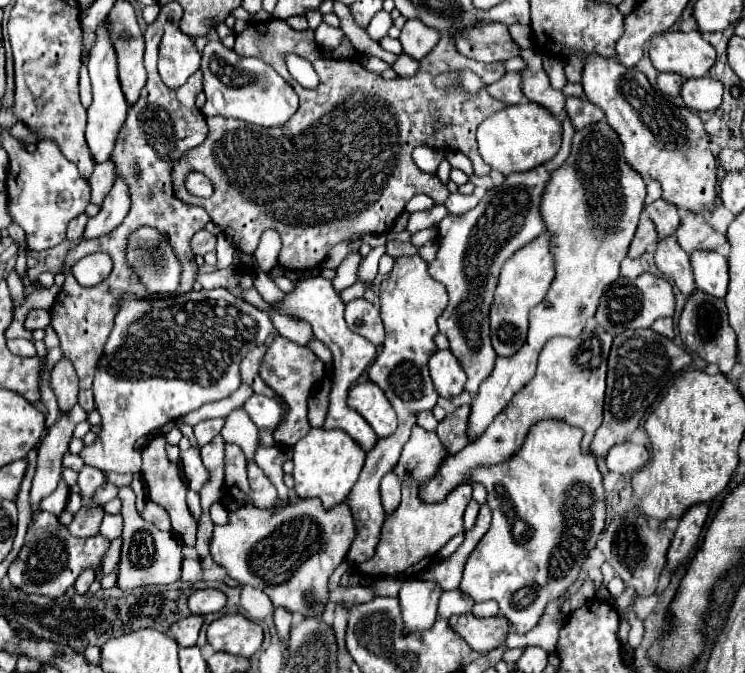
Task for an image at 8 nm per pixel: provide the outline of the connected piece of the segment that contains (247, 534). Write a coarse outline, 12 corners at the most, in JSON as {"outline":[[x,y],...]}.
{"outline":[[346,502],[214,526],[212,560],[274,606],[324,612],[354,540]]}

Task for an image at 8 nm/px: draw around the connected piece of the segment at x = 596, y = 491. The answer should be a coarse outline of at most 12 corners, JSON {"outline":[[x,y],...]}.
{"outline":[[530,428],[516,458],[472,470],[492,524],[458,588],[518,634],[598,540],[604,500],[580,428]]}

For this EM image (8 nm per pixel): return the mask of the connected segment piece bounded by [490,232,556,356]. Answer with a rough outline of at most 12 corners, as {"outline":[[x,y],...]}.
{"outline":[[550,232],[502,266],[490,310],[498,356],[526,342],[556,276]]}

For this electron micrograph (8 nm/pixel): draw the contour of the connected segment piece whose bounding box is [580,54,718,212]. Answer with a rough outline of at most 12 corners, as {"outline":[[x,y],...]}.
{"outline":[[588,54],[580,82],[624,158],[664,200],[714,206],[698,114],[642,72]]}

